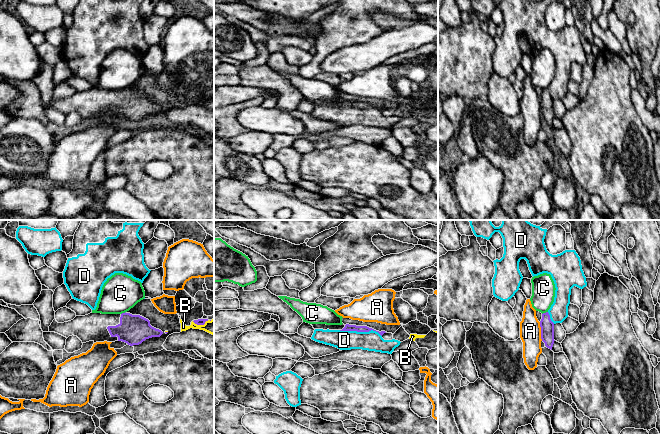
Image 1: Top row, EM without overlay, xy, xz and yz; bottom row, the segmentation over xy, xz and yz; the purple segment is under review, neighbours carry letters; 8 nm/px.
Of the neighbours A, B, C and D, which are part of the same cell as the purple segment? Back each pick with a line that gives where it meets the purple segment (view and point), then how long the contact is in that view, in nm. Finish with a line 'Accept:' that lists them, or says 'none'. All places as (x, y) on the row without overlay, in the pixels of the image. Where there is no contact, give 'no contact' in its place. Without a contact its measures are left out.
B: meets purple in xy at (201, 100); contact 160 nm long
Accept: B

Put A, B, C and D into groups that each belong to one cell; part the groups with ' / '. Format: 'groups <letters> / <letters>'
groups A / B / C / D

